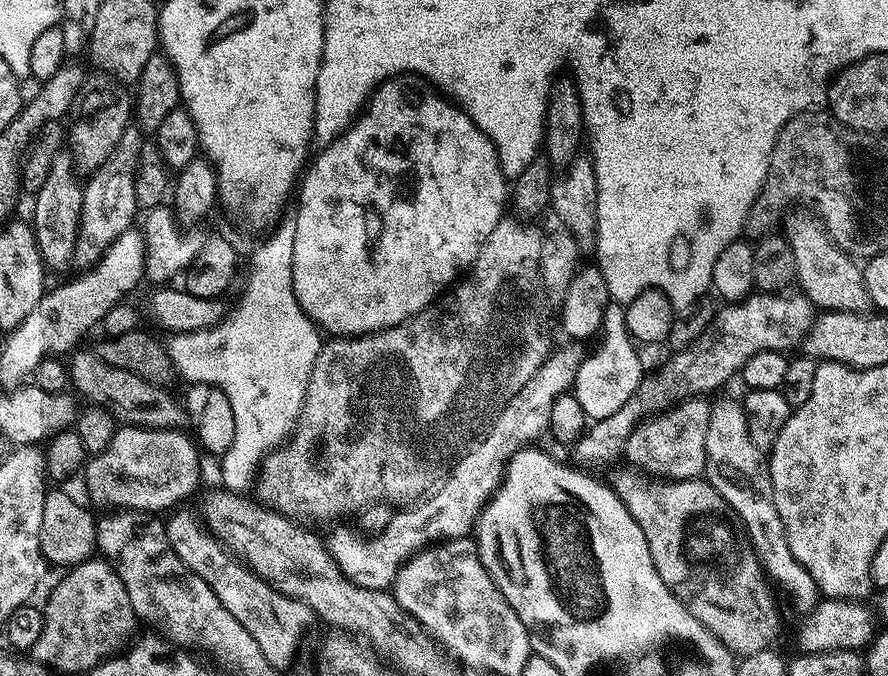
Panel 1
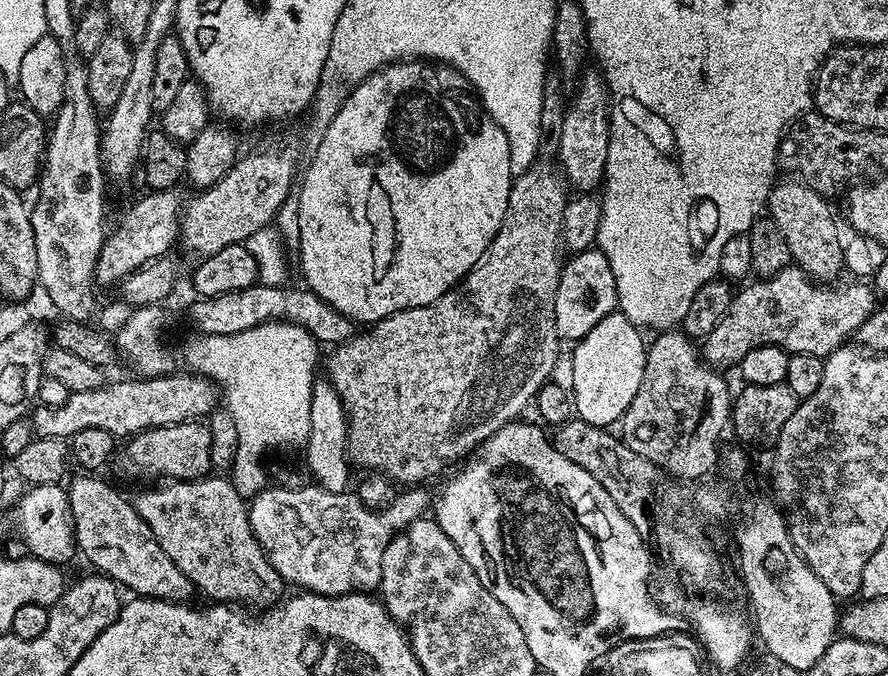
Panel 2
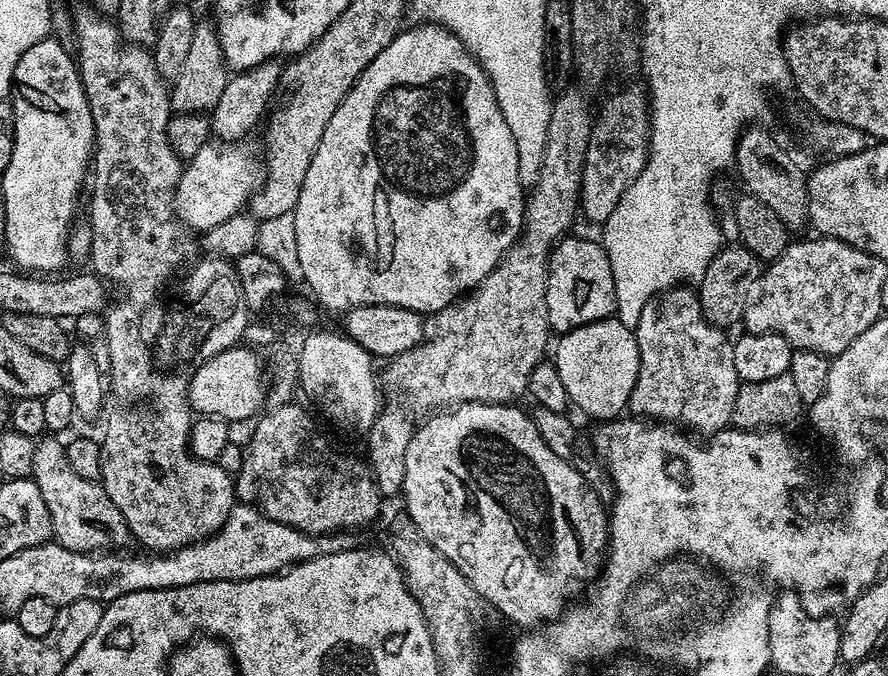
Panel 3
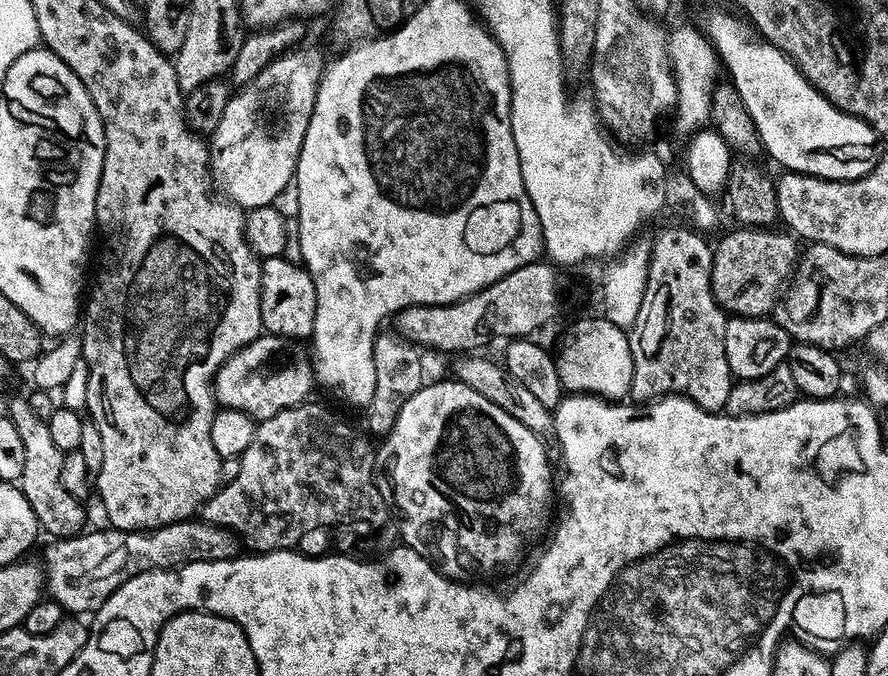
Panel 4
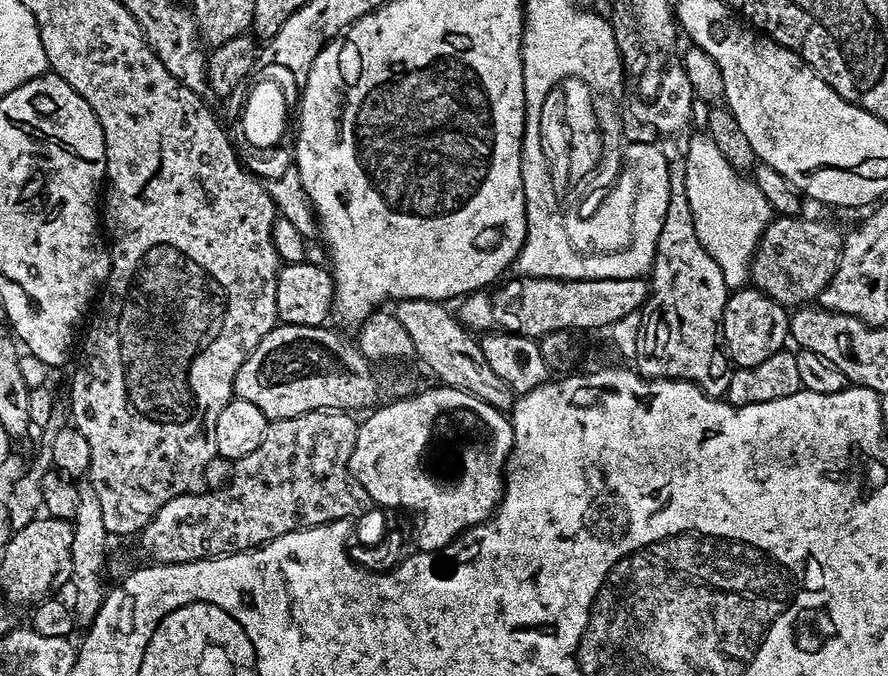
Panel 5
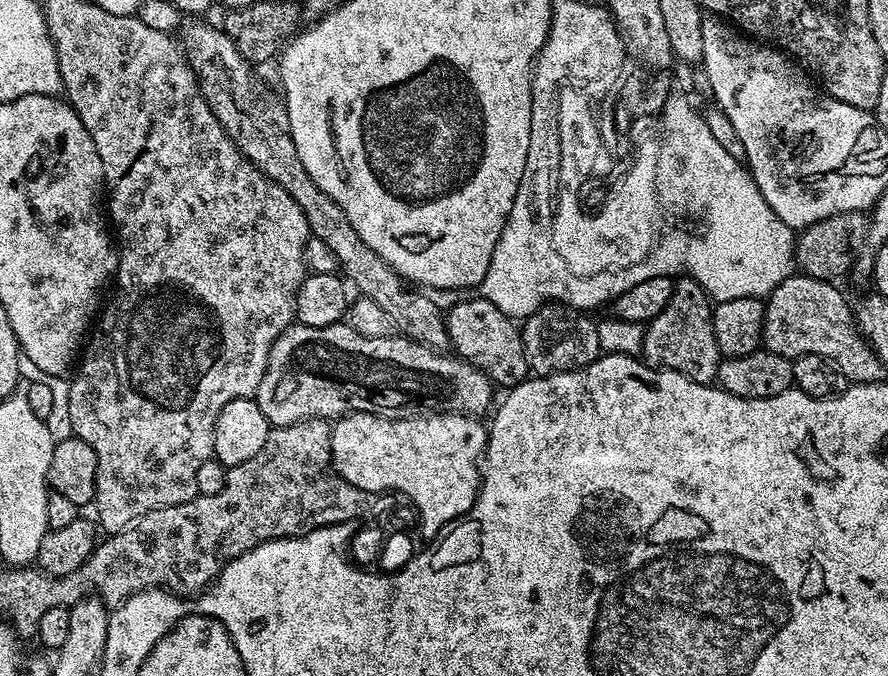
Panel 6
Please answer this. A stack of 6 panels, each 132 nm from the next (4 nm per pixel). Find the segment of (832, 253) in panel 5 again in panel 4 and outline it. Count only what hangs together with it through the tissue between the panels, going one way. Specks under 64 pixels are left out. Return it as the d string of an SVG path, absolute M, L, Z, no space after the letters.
M736 226L733 229L733 232L726 233L720 241L715 241L712 249L710 286L714 298L728 314L734 316L768 316L778 303L782 286L789 283L798 263L798 257L802 252L801 245L798 243L797 237L784 230L776 232L777 230L767 228L746 228L743 226Z

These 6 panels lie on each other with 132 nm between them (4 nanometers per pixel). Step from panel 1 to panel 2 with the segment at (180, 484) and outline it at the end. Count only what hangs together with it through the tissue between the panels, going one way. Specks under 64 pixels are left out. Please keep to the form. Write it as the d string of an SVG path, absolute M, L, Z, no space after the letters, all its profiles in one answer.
M187 420L181 424L171 424L161 428L148 428L145 432L139 432L131 437L125 444L128 445L125 448L123 445L115 453L114 465L116 464L117 470L128 480L148 480L144 482L156 482L161 478L203 480L214 468L211 462L211 430L207 423L200 420Z

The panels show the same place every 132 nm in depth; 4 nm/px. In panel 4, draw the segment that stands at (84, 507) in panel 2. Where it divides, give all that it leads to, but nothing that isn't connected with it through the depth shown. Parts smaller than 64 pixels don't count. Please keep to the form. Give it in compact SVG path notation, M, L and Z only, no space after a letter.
M23 395L16 396L9 402L6 415L14 422L14 426L18 426L22 447L26 449L26 462L22 465L18 487L30 502L41 529L45 533L49 532L49 537L52 538L67 538L79 533L85 527L85 505L81 501L75 500L66 490L66 486L62 486L60 481L60 458L62 454L58 450L58 446L54 446L54 438L50 438L48 421L38 418Z

